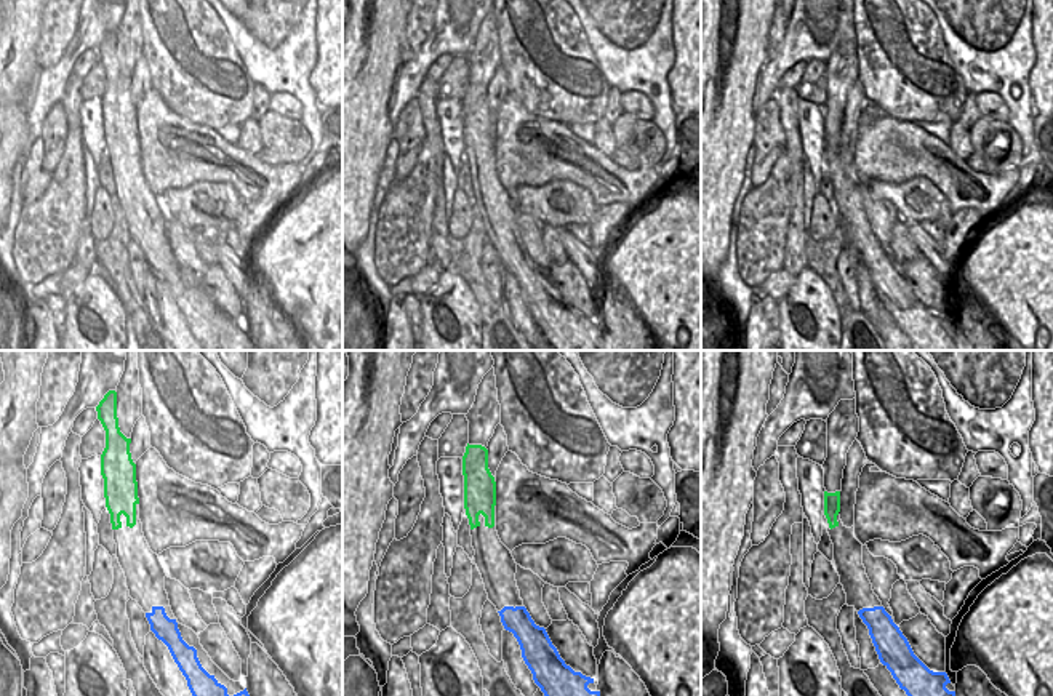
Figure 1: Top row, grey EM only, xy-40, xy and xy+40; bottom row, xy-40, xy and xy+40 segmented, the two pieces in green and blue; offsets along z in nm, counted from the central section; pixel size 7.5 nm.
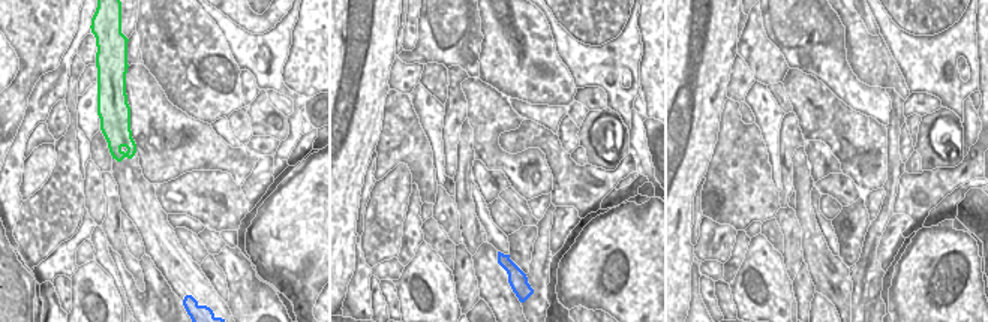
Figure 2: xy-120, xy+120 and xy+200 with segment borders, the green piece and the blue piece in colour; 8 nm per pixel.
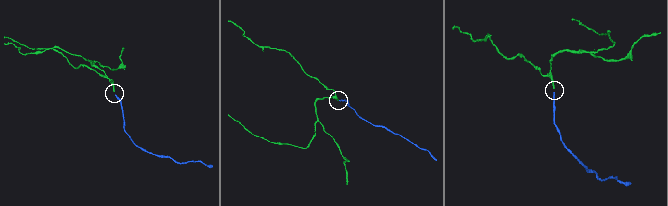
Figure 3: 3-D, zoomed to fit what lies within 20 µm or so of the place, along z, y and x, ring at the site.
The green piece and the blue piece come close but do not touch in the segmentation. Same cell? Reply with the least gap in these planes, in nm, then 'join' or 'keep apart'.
600 nm apart; join

